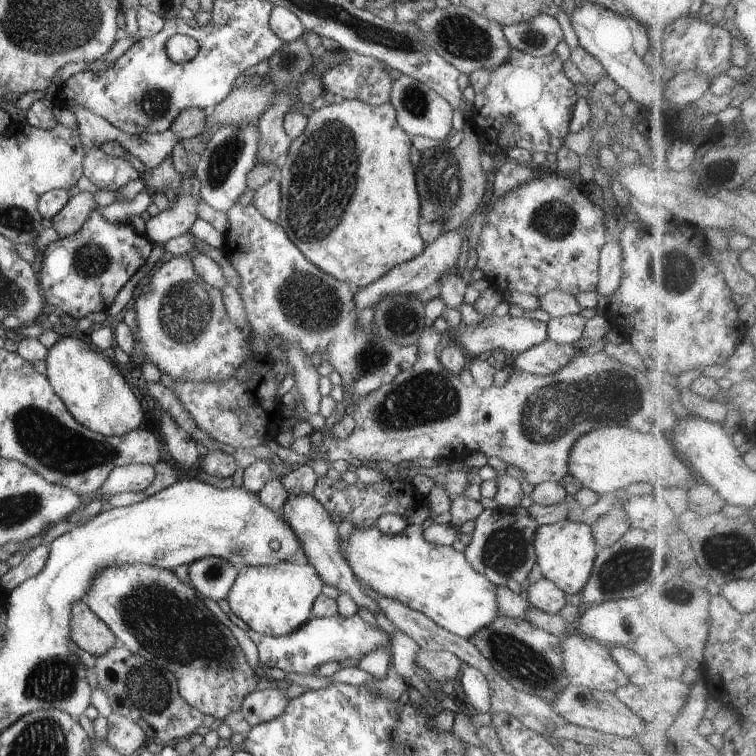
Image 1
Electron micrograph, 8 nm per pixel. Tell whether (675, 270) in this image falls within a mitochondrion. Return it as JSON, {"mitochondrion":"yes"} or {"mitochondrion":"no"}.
{"mitochondrion":"yes"}

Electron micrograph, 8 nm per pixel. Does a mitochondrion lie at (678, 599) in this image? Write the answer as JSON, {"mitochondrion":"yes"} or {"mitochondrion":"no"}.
{"mitochondrion":"yes"}

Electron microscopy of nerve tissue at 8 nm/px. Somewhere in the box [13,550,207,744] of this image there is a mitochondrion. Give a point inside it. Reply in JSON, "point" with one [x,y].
{"point":[55,680]}

